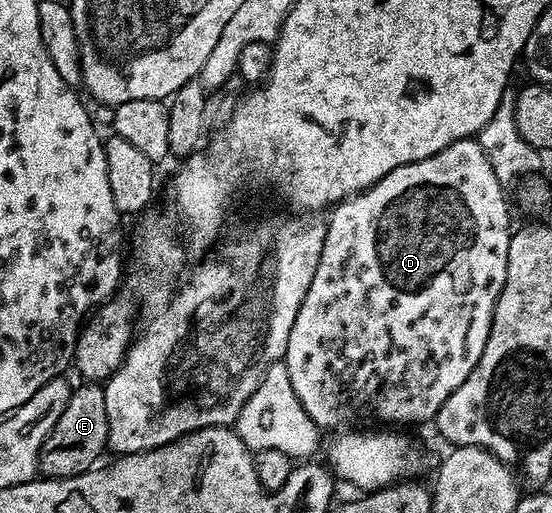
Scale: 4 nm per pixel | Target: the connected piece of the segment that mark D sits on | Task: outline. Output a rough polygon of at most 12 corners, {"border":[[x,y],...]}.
{"border":[[476,139],[328,213],[283,361],[318,428],[432,421],[487,346]]}

